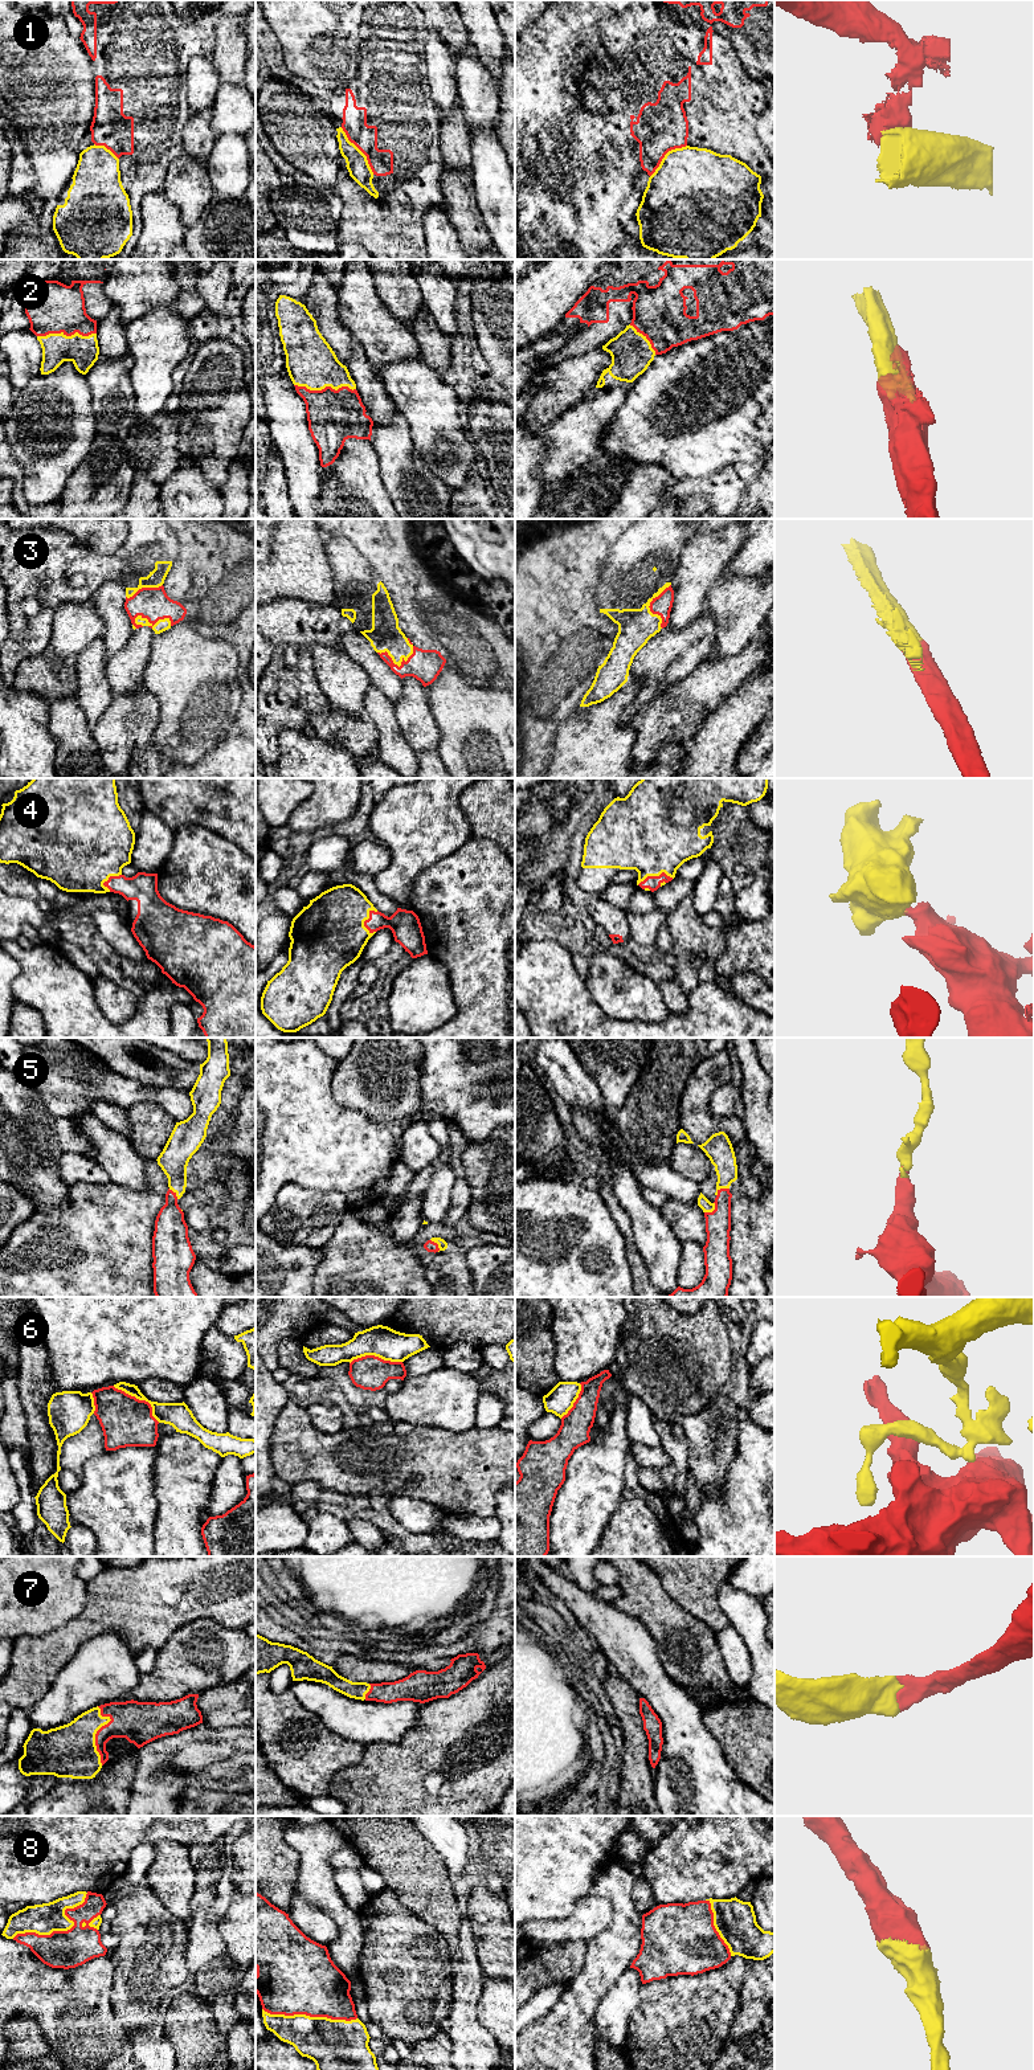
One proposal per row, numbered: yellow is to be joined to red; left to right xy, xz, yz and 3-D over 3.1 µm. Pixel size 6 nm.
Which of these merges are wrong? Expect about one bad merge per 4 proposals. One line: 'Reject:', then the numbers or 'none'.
Reject: 1, 6

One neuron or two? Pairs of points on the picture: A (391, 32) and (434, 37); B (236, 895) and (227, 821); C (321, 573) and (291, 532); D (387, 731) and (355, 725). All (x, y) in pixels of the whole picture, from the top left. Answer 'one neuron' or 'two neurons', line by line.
A: two neurons
B: two neurons
C: one neuron
D: two neurons

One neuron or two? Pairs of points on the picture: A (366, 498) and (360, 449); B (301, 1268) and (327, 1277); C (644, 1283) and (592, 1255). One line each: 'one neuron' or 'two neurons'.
A: one neuron
B: two neurons
C: two neurons

